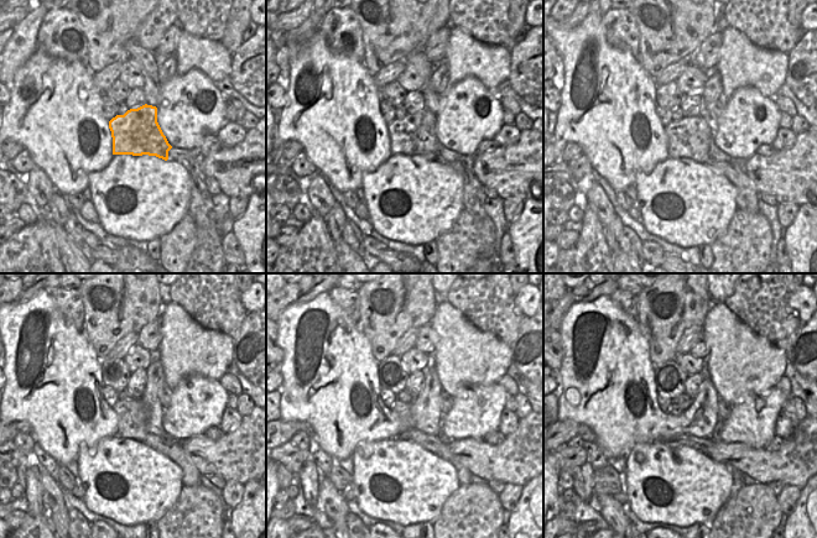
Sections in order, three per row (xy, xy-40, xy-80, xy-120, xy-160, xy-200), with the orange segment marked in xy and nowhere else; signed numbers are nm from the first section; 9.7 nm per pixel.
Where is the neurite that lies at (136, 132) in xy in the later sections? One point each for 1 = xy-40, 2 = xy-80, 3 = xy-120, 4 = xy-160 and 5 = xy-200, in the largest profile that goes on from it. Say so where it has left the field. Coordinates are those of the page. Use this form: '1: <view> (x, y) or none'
1: xy-40 (415, 134)
2: xy-80 (691, 137)
3: xy-120 (131, 414)
4: xy-160 (435, 444)
5: xy-200 (702, 444)

